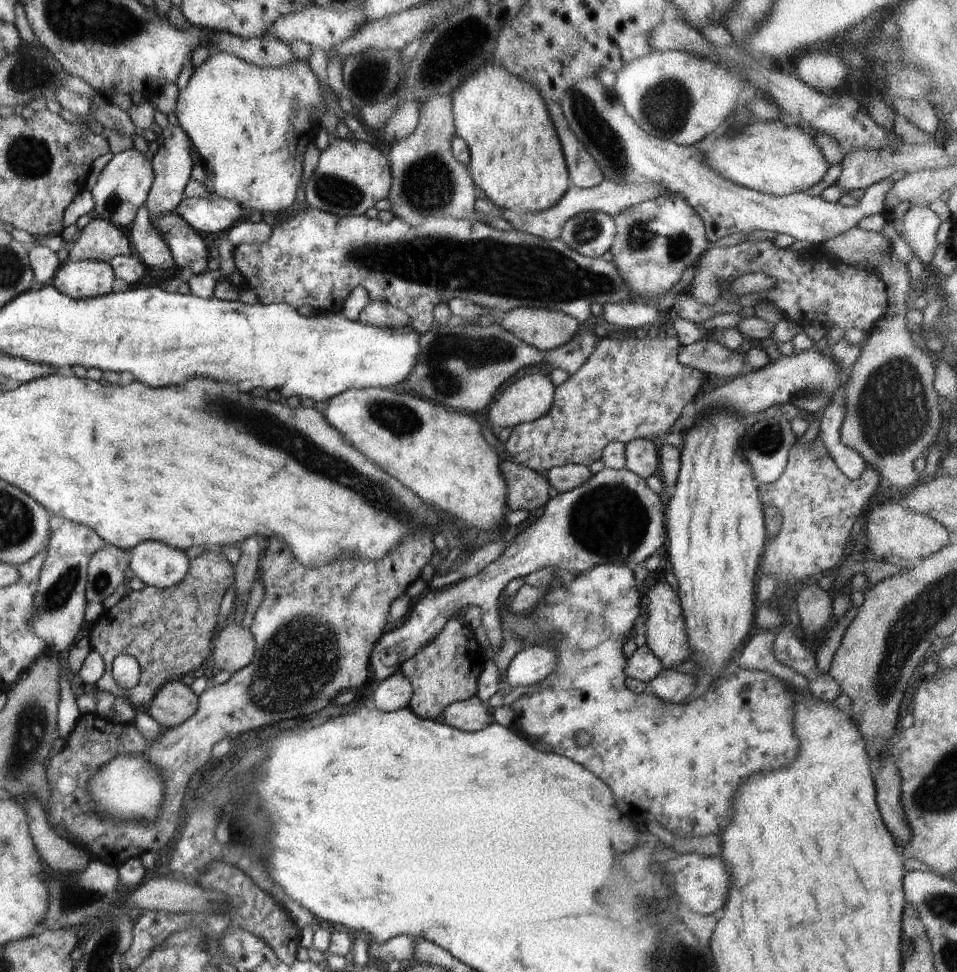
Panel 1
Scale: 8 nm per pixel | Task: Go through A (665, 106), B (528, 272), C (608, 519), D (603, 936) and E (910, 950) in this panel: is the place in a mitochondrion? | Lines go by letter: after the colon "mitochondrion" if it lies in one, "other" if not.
A: mitochondrion
B: mitochondrion
C: mitochondrion
D: other
E: mitochondrion

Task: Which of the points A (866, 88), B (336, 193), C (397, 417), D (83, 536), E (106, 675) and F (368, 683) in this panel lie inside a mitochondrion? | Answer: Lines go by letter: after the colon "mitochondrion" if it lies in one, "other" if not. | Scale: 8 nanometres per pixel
A: other
B: mitochondrion
C: mitochondrion
D: other
E: other
F: other

